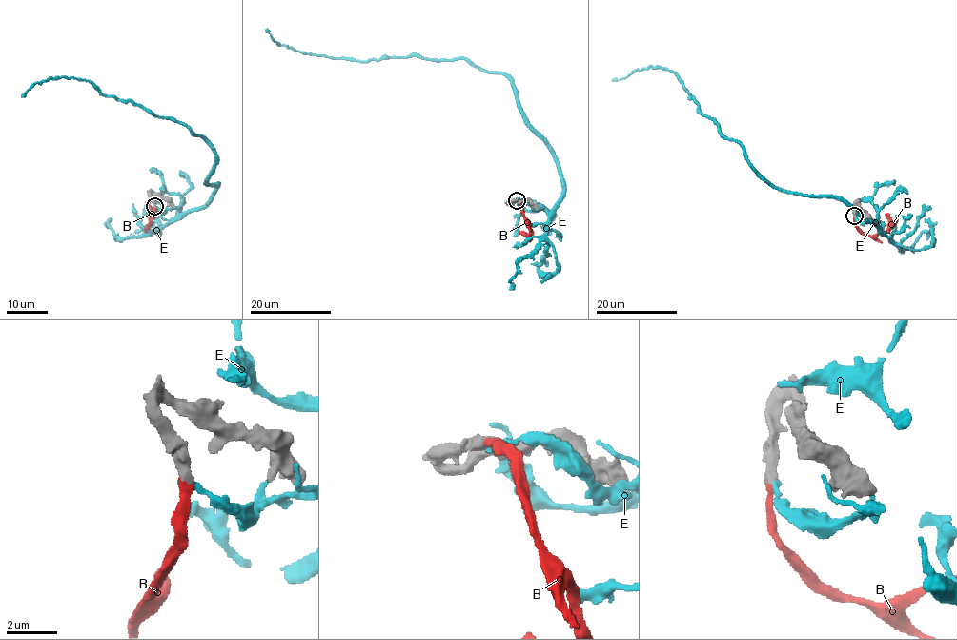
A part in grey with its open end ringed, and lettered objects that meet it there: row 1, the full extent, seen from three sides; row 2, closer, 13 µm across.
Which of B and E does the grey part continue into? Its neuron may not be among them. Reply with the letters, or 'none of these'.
B

